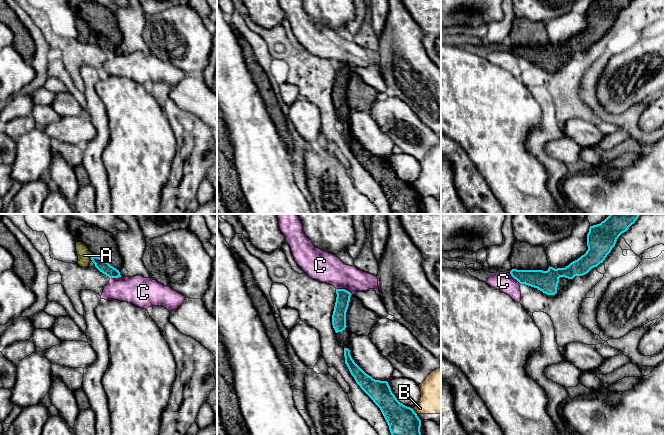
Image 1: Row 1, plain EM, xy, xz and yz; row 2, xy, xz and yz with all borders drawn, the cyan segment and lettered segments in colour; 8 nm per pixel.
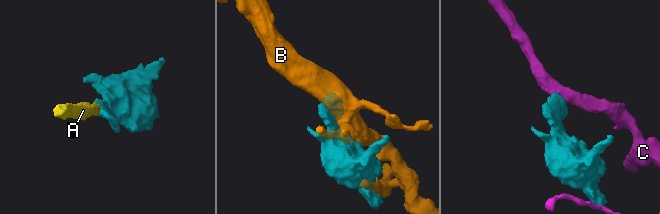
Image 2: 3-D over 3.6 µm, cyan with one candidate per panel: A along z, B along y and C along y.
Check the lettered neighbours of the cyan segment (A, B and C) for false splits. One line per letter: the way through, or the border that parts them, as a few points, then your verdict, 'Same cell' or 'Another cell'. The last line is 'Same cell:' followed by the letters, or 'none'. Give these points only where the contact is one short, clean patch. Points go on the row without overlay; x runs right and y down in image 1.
A: Path across: xy (102, 41), (91, 33), (84, 31). Same cell
B: Another cell
C: Boundary: xz (336, 64), (344, 64), (352, 70). Another cell
Same cell: A

